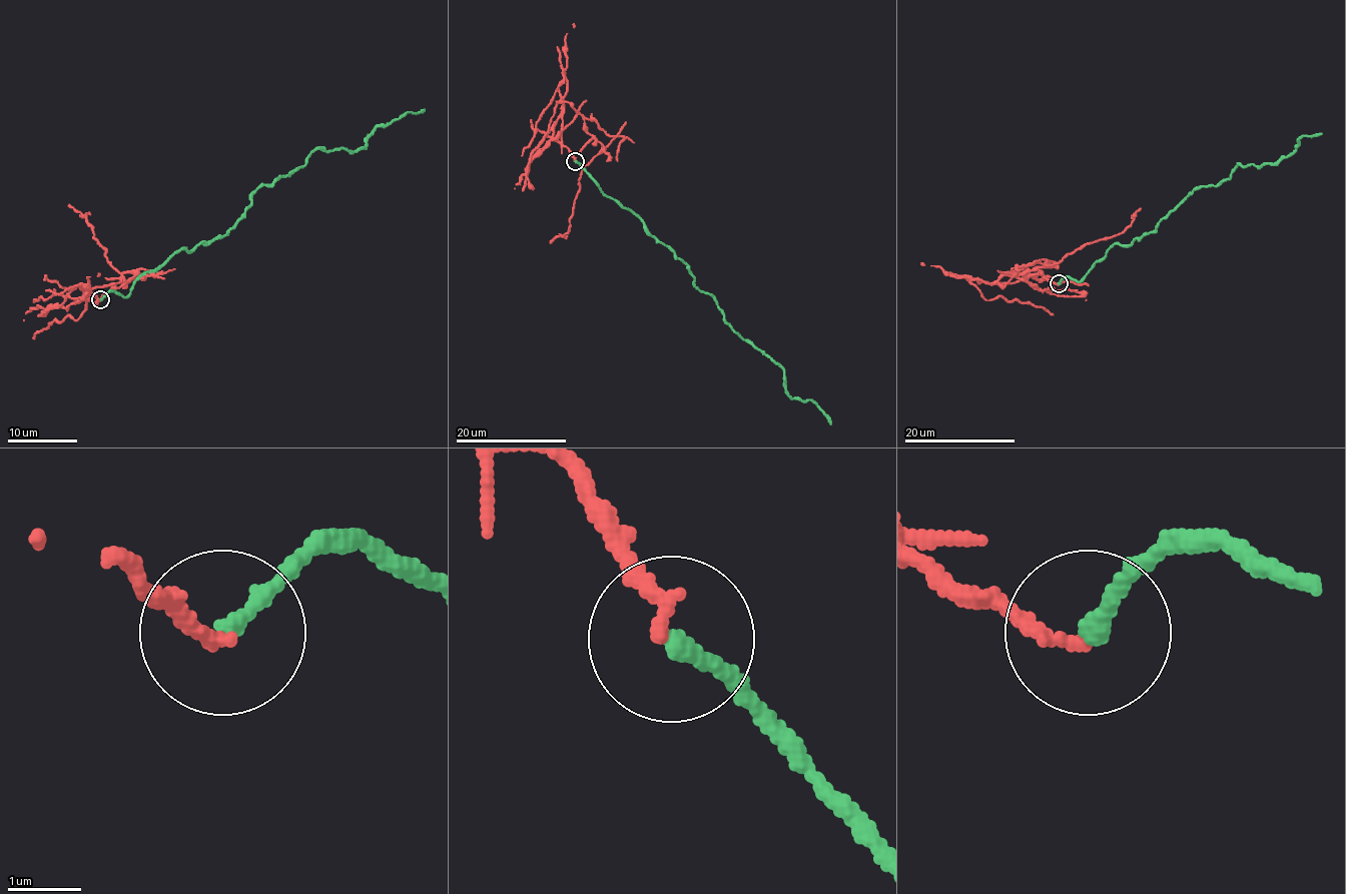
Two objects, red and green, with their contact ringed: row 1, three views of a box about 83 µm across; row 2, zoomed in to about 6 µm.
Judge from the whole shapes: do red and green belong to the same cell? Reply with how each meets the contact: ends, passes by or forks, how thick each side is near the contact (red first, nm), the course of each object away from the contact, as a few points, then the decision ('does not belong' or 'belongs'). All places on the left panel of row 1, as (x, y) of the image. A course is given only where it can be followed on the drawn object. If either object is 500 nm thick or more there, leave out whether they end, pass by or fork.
red ends there; green ends there; 190 nm thick on the red side, 260 nm on the other; red runs (99, 299), (83, 286), (96, 302), (148, 272), (120, 272), (104, 257), (106, 250), (85, 218), (68, 204); green runs (101, 299), (125, 297), (179, 250), (223, 236), (261, 185), (314, 150), (357, 150), (378, 126), (425, 108); does not belong

